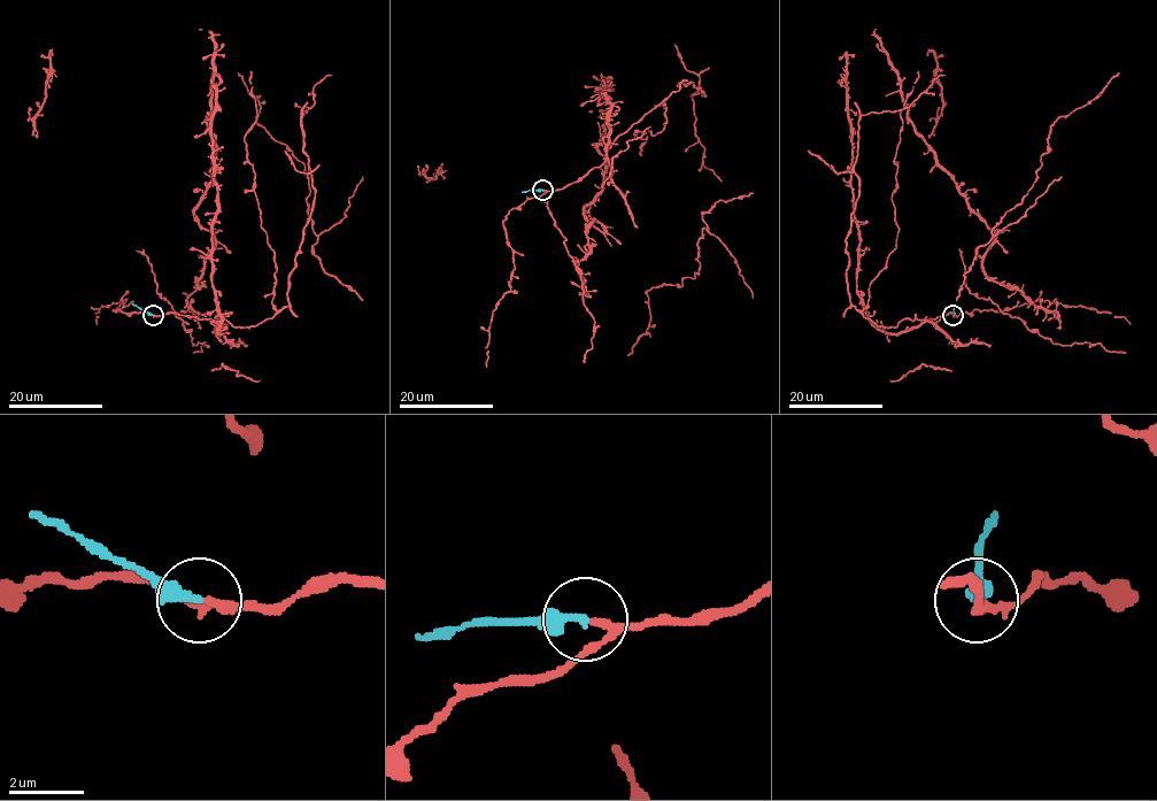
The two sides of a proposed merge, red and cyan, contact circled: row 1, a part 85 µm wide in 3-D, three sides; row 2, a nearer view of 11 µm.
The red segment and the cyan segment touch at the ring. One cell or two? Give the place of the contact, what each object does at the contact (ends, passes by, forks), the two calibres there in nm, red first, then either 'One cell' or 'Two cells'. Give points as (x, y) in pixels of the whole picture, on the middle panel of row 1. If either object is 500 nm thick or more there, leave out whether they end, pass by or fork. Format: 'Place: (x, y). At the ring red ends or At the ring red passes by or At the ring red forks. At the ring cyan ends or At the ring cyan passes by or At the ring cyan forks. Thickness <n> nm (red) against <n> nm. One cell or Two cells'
Place: (542, 190). At the ring red passes by. At the ring cyan ends. Thickness 170 nm (red) against 300 nm. One cell

